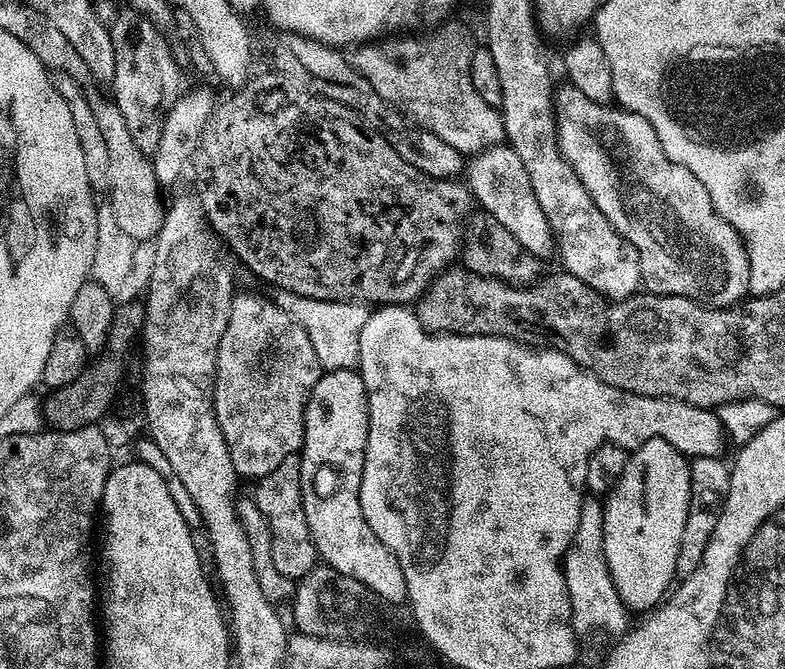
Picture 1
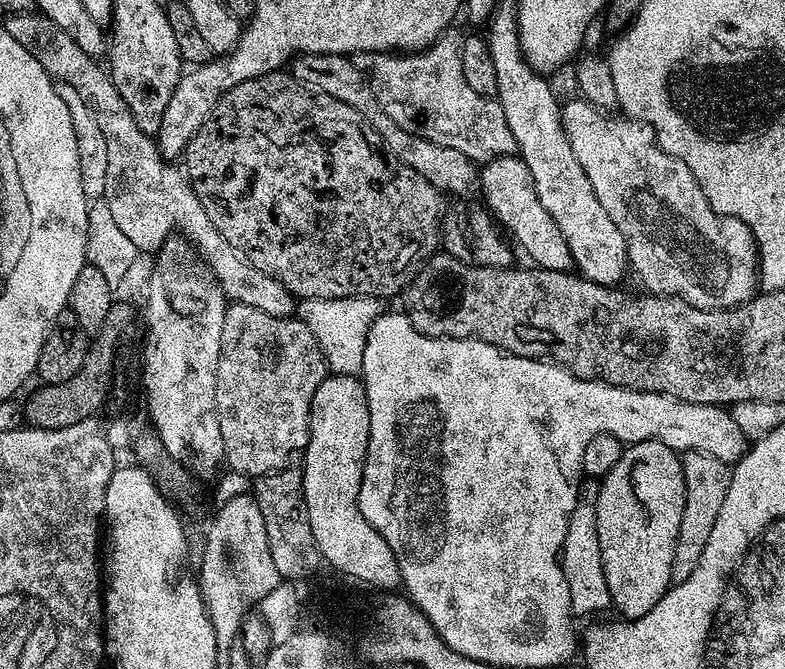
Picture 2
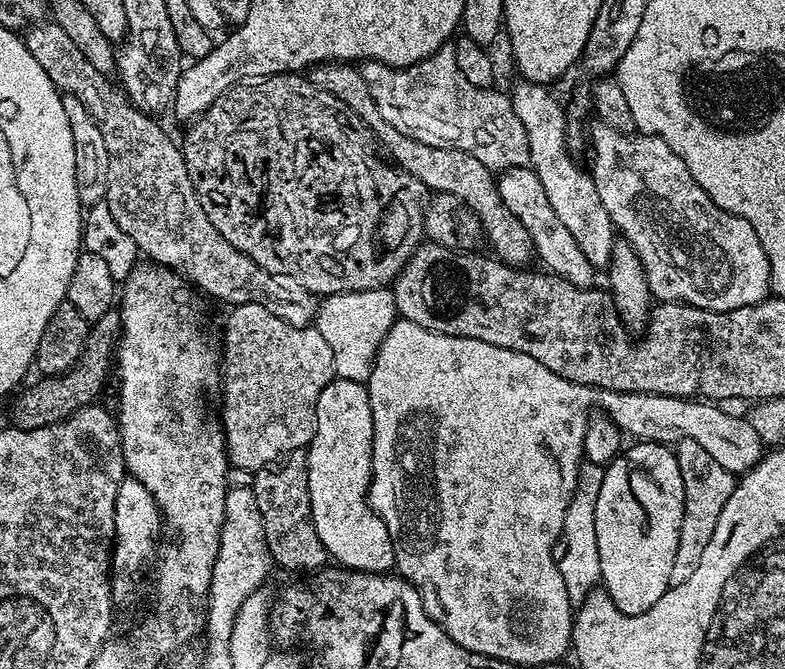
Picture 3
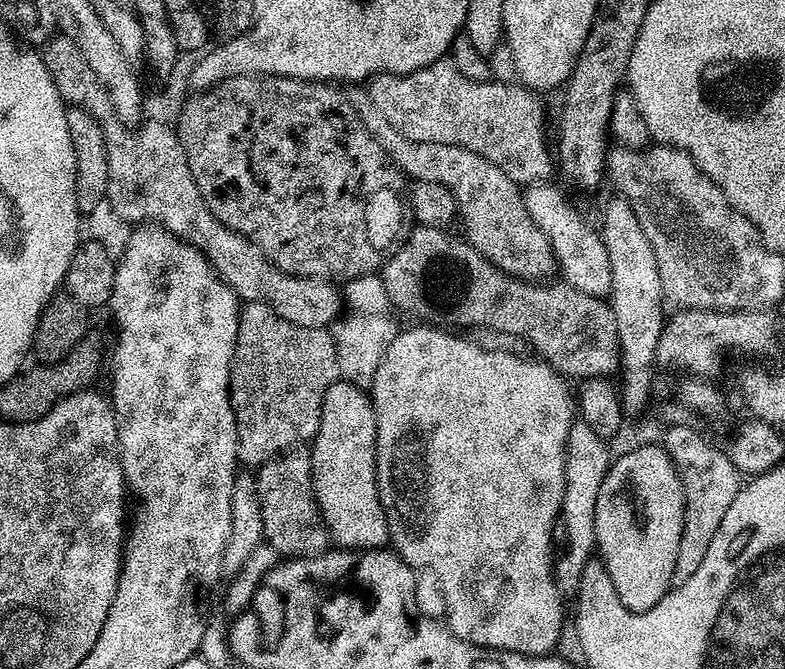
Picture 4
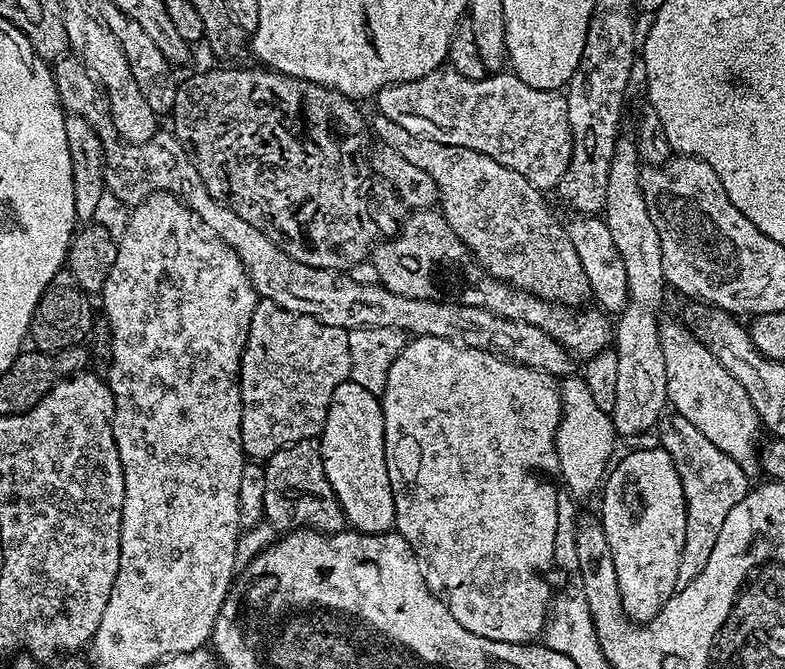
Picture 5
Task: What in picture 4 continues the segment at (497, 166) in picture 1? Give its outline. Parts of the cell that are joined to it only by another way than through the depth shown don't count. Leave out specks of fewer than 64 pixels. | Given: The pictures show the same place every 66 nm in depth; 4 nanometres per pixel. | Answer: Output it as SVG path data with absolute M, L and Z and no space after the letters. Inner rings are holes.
M552 182L530 184L523 189L524 205L534 218L538 230L546 234L556 255L556 262L563 279L571 286L577 288L582 294L590 294L601 298L607 297L612 291L612 275L610 274L610 258L604 249L604 239L599 231L592 228L576 213L575 208L564 198L564 192L555 188Z

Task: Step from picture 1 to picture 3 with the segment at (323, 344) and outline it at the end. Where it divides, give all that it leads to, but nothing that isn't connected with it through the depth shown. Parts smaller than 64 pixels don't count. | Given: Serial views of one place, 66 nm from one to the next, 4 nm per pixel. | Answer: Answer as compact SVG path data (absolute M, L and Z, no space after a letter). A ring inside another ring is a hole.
M391 287L361 292L339 292L323 297L316 309L314 327L330 345L330 354L334 354L336 376L342 380L367 385L382 338L397 319L396 299Z

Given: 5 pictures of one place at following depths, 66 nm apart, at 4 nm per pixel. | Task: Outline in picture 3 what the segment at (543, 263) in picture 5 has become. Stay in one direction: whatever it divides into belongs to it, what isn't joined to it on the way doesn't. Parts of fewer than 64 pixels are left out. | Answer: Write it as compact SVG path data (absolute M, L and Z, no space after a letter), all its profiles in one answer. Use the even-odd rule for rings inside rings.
M355 63L313 64L311 68L307 69L306 79L314 86L334 94L334 98L338 98L338 102L346 102L346 106L350 106L350 110L354 110L354 114L358 114L358 118L362 118L364 125L375 134L383 151L402 170L406 170L411 176L421 180L425 189L431 190L433 193L449 192L462 198L462 202L466 202L466 206L470 206L470 210L478 218L484 231L484 240L493 248L491 251L494 253L495 259L513 266L527 265L529 263L527 260L533 259L534 249L530 234L526 230L526 226L522 226L522 222L518 222L518 218L514 218L514 214L502 202L500 186L493 169L478 162L478 158L457 148L426 146L426 142L406 138L406 134L402 134L402 130L394 130L394 126L390 126L390 122L386 122L386 118L382 118L382 114L378 114L378 106L374 106L374 98L370 98L370 89L366 87L366 78L362 78L359 67Z

